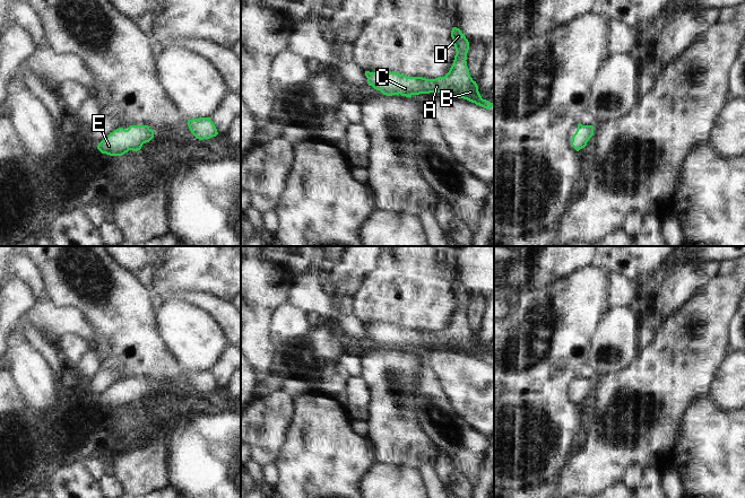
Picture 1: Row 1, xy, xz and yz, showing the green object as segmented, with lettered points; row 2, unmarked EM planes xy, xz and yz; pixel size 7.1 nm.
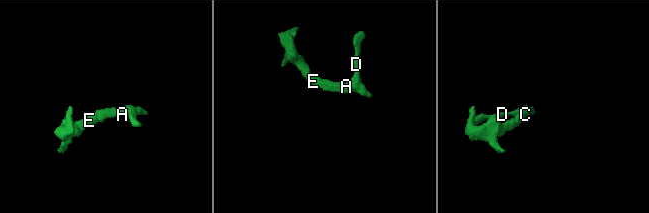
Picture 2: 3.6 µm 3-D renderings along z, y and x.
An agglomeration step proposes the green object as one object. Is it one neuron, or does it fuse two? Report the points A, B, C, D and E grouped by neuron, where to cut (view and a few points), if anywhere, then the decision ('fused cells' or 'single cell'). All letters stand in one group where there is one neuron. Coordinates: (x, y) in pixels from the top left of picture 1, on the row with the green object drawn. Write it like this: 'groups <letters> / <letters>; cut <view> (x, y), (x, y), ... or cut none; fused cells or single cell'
groups A B C D E; cut none; single cell

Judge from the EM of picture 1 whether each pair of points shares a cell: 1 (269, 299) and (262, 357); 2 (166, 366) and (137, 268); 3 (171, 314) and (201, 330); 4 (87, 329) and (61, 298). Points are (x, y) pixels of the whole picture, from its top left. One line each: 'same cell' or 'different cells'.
1: same cell
2: different cells
3: same cell
4: different cells

